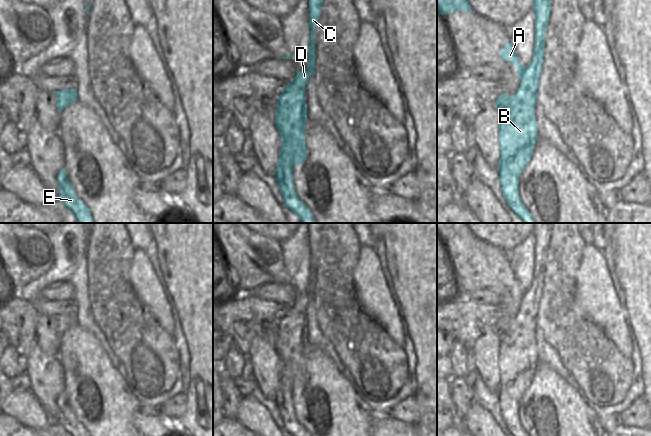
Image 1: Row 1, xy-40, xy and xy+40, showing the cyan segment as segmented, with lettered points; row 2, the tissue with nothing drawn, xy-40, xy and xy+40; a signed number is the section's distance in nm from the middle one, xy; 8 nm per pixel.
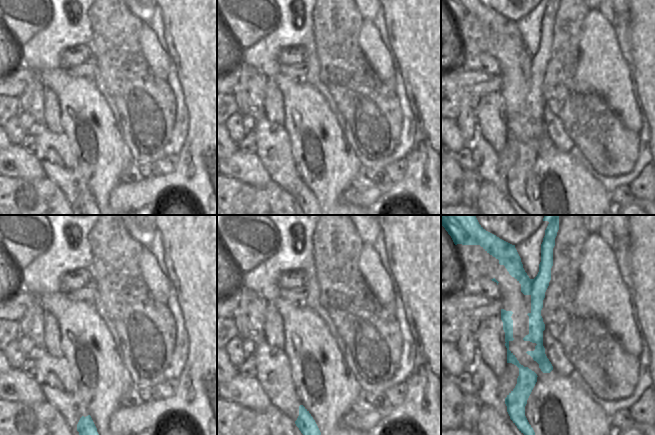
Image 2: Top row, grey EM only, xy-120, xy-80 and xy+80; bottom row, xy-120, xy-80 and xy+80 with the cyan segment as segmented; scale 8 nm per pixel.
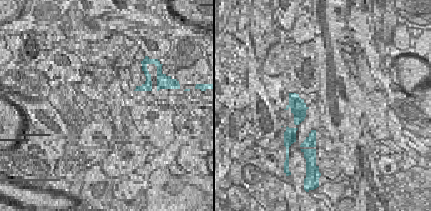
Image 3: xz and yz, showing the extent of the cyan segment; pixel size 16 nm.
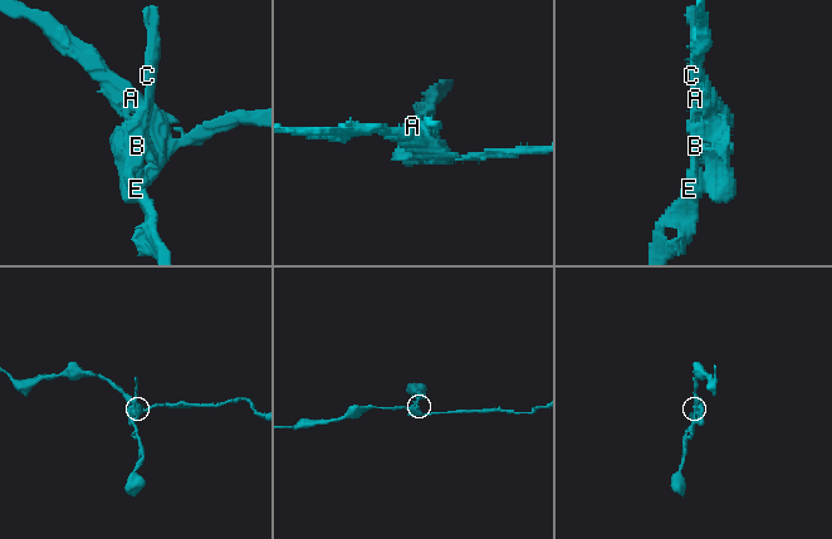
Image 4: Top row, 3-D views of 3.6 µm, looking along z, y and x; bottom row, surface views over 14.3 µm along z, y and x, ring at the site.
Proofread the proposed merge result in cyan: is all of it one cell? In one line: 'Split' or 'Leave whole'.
Split

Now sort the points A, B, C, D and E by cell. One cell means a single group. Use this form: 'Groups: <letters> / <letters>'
Groups: A / B C D E

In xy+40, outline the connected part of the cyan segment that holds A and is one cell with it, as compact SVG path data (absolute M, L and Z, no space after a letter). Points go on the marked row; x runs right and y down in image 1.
M508 43L507 46L501 50L500 56L502 59L510 61L517 68L517 76L522 79L525 67L521 64L511 43Z

